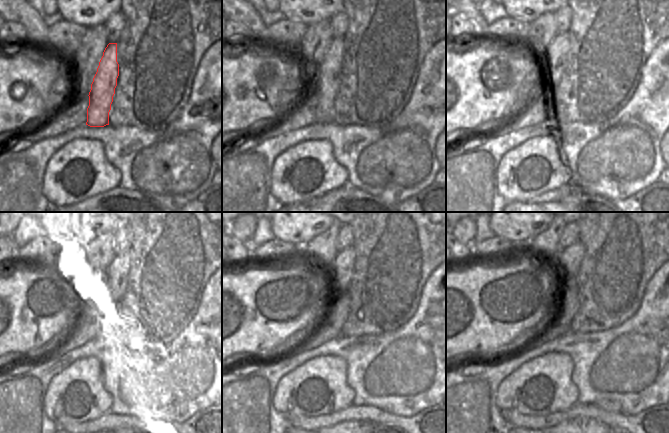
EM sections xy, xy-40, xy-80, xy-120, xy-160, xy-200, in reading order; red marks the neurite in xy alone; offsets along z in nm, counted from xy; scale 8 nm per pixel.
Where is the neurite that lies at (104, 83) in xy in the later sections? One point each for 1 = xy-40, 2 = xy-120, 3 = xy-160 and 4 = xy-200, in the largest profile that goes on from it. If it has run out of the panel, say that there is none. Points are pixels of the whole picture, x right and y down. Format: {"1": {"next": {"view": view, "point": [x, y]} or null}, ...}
{"1": {"next": {"view": "xy-40", "point": [329, 79]}}, "2": {"next": {"view": "xy-120", "point": [113, 278]}}, "3": {"next": {"view": "xy-160", "point": [341, 272]}}, "4": {"next": {"view": "xy-200", "point": [570, 258]}}}

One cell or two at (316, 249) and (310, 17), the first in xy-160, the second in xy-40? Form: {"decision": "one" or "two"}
{"decision": "two"}

